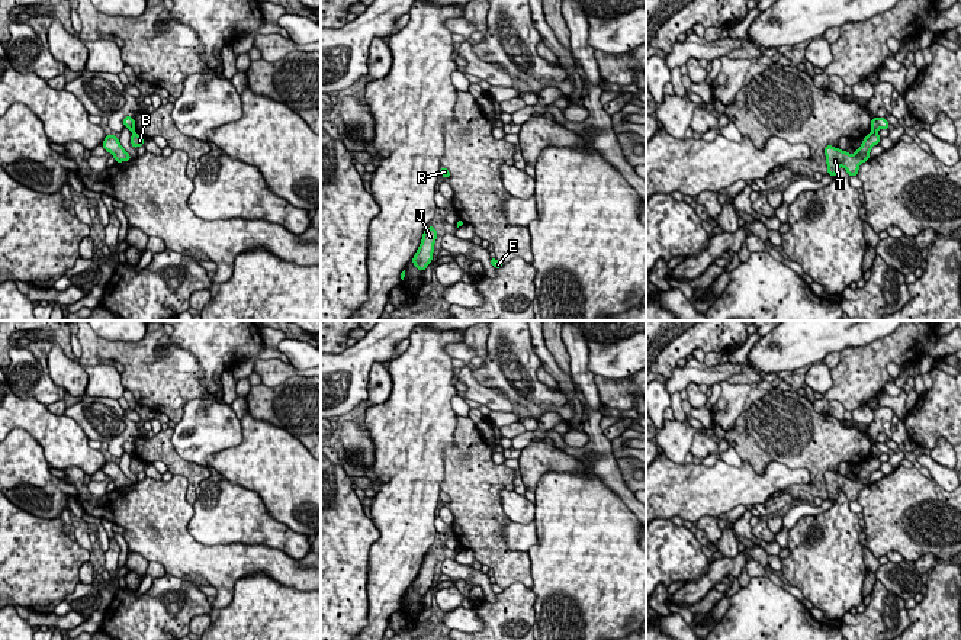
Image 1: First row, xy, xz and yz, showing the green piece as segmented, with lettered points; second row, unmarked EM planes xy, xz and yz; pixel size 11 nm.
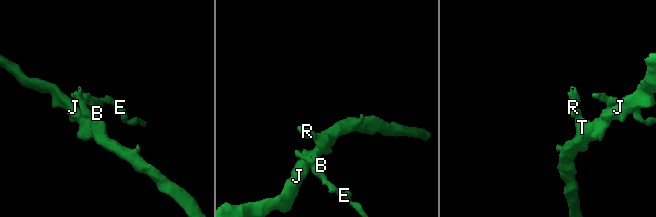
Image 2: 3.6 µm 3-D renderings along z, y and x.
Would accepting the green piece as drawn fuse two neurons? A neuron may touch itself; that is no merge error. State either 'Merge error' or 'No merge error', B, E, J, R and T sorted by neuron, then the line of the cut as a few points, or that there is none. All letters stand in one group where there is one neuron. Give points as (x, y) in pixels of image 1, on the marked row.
Merge error. Groups: B J R T / E. Split along yz (876, 129), (871, 132)

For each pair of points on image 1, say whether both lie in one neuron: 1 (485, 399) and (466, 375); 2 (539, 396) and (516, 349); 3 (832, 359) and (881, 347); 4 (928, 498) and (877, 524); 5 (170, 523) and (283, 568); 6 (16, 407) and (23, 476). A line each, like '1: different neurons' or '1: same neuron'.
1: same neuron
2: same neuron
3: different neurons
4: same neuron
5: same neuron
6: different neurons

